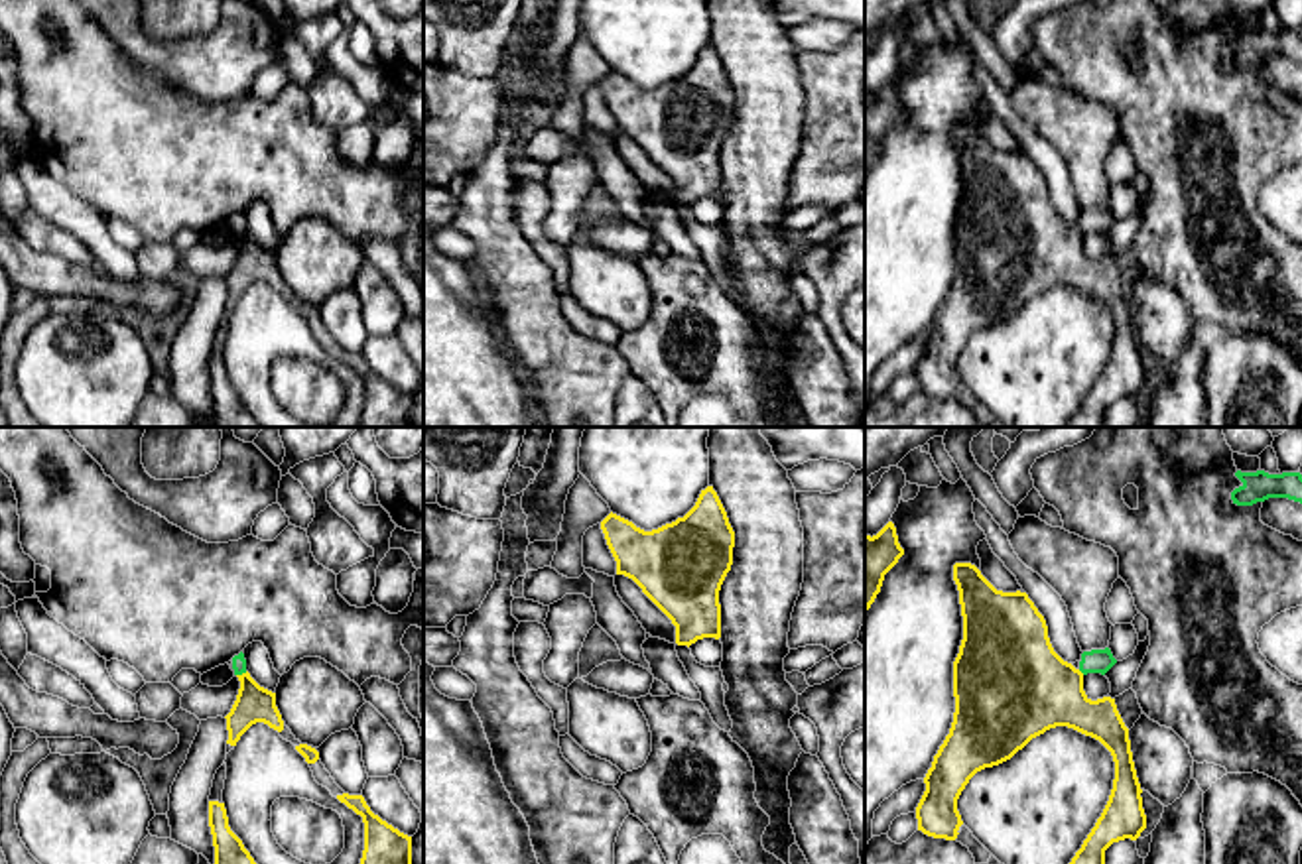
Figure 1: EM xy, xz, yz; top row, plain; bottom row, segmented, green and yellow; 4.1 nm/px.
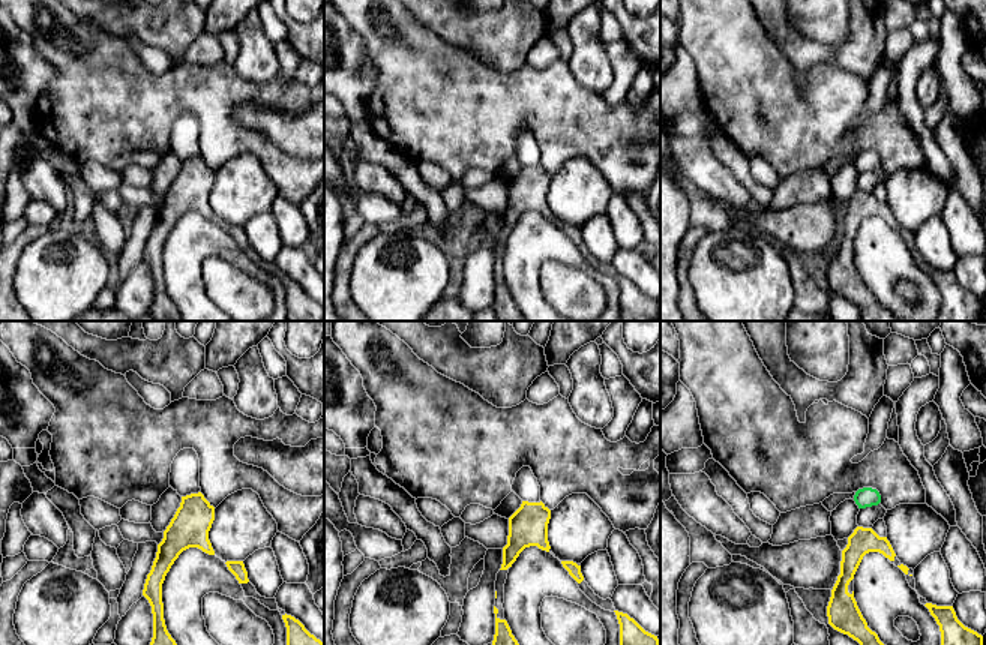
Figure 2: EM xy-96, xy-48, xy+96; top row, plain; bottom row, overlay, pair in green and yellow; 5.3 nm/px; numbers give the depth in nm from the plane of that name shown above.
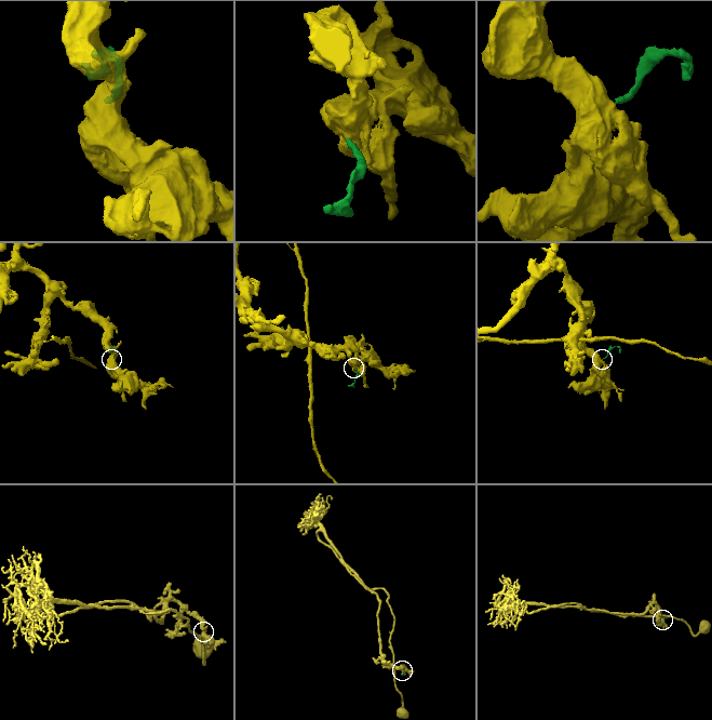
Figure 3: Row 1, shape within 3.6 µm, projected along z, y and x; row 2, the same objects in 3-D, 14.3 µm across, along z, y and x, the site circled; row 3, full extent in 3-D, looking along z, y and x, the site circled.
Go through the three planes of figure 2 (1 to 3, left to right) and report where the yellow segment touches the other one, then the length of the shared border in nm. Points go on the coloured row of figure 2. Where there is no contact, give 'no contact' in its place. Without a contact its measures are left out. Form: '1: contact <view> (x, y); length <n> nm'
1: no contact
2: no contact
3: no contact

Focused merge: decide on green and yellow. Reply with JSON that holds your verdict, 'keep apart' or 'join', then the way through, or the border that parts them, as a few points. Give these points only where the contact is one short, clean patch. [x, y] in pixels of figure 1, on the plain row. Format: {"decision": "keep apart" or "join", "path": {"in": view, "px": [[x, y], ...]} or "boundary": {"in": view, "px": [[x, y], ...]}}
{"decision": "keep apart", "boundary": {"in": "xy", "px": [[247, 231], [237, 235]]}}

